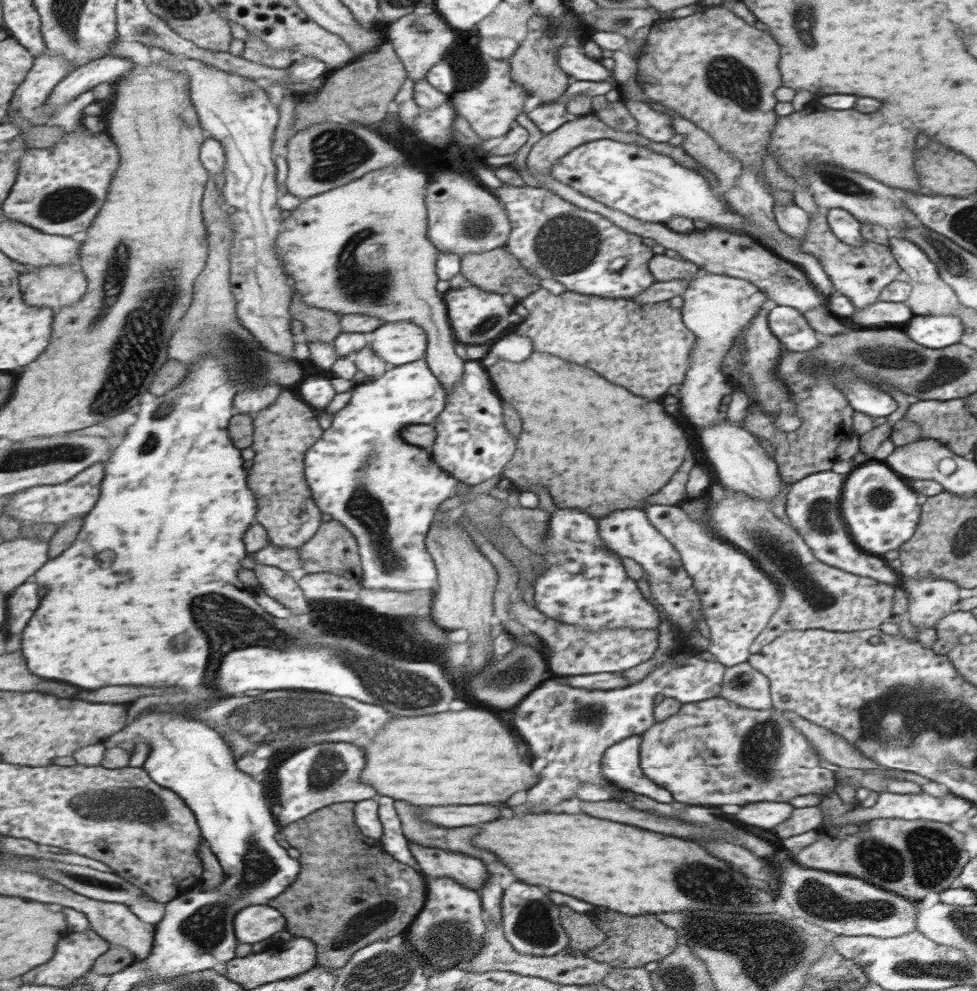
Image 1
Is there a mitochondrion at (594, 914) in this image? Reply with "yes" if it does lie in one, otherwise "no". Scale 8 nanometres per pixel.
no

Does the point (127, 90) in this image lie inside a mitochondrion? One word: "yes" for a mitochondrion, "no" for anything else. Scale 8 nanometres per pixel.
no

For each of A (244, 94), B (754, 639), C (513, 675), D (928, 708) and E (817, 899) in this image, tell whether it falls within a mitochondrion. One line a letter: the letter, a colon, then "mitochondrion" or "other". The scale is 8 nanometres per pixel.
A: mitochondrion
B: other
C: mitochondrion
D: mitochondrion
E: mitochondrion

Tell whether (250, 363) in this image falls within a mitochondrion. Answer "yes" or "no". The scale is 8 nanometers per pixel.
yes

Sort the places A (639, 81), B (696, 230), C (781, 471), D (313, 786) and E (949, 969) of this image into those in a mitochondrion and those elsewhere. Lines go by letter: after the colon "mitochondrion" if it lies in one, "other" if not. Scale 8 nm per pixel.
A: other
B: other
C: other
D: mitochondrion
E: mitochondrion

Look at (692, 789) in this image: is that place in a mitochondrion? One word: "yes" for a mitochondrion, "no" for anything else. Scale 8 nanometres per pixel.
no

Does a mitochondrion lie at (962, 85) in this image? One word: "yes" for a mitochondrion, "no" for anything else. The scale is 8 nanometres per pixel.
yes

